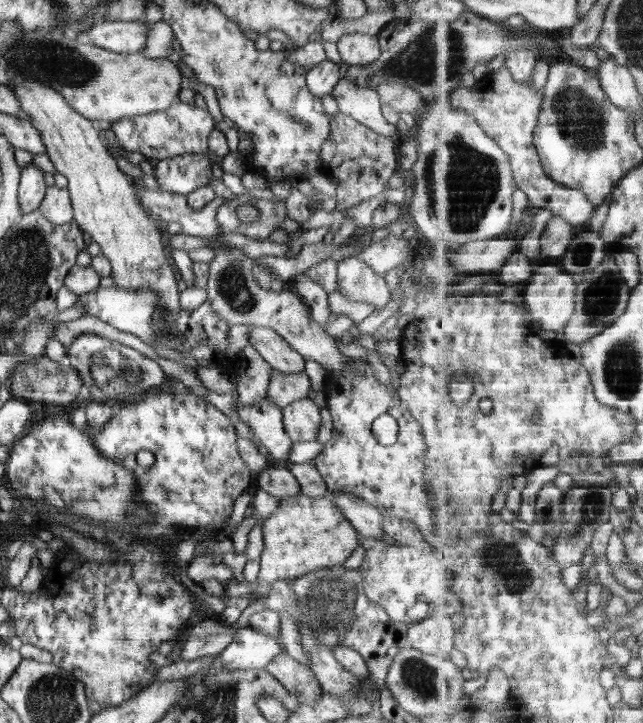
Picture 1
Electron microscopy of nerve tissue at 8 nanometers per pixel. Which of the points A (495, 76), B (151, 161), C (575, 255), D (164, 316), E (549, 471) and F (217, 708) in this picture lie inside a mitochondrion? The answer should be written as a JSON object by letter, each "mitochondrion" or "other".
{"A":"other","B":"other","C":"mitochondrion","D":"mitochondrion","E":"other","F":"mitochondrion"}

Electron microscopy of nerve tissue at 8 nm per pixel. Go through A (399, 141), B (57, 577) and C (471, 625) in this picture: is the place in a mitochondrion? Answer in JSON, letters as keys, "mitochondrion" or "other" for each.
{"A":"other","B":"other","C":"other"}

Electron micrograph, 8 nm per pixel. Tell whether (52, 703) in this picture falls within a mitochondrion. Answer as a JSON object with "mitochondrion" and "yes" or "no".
{"mitochondrion":"yes"}

